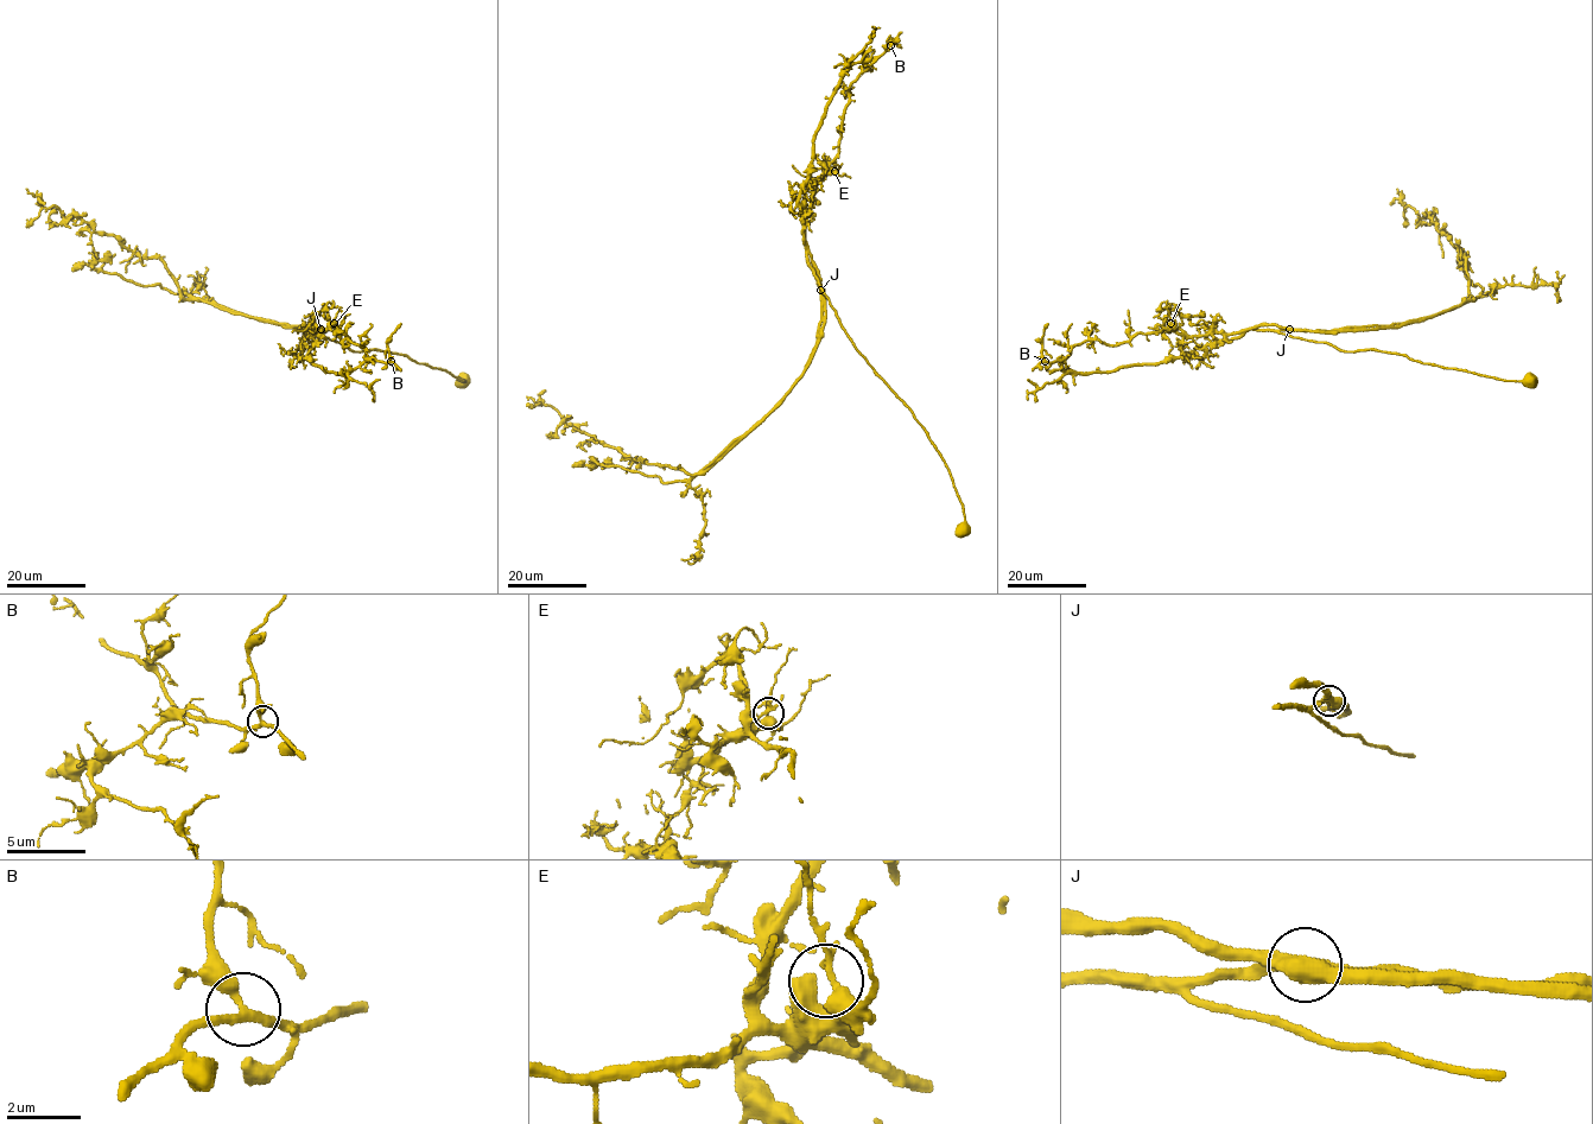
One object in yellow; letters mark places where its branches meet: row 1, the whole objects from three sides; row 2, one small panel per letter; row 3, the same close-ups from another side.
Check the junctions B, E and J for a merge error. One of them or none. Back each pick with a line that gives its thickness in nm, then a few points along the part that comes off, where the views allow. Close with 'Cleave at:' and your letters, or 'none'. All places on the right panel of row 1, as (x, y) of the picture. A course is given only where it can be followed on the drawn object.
J: 600 nm thick; foreign part runs (1290, 328), (1337, 330), (1440, 315), (1482, 293), (1483, 289), (1474, 286), (1460, 267), (1461, 260), (1465, 271)
Cleave at: J

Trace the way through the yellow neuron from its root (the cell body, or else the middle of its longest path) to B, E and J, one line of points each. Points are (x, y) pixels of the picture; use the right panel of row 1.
B: (1530, 380), (1257, 329), (1199, 336), (1161, 329), (1115, 345), (1084, 340), (1066, 357), (1045, 361)
E: (1530, 380), (1503, 380), (1373, 349), (1341, 351), (1326, 342), (1274, 330), (1182, 336), (1169, 328), (1171, 323)
J: (1530, 380), (1503, 380), (1373, 349), (1341, 351), (1326, 342), (1279, 331), (1290, 328)

